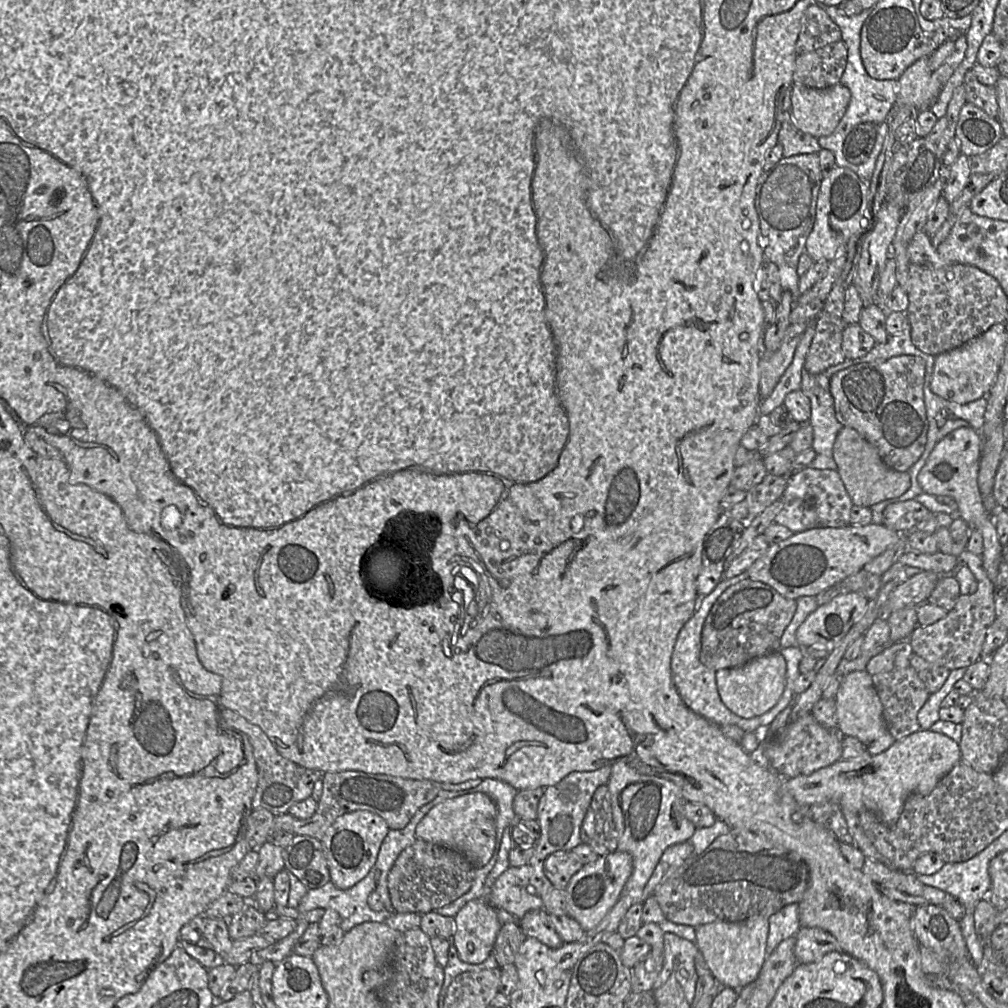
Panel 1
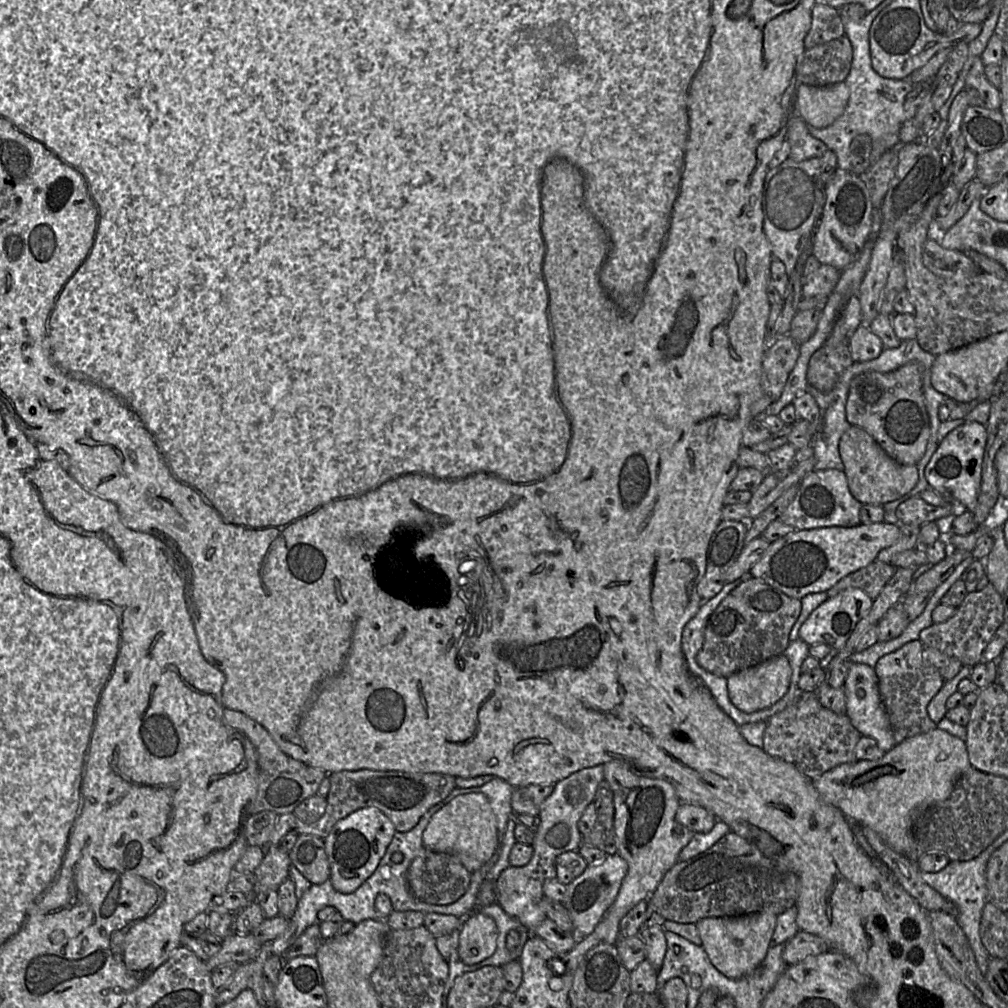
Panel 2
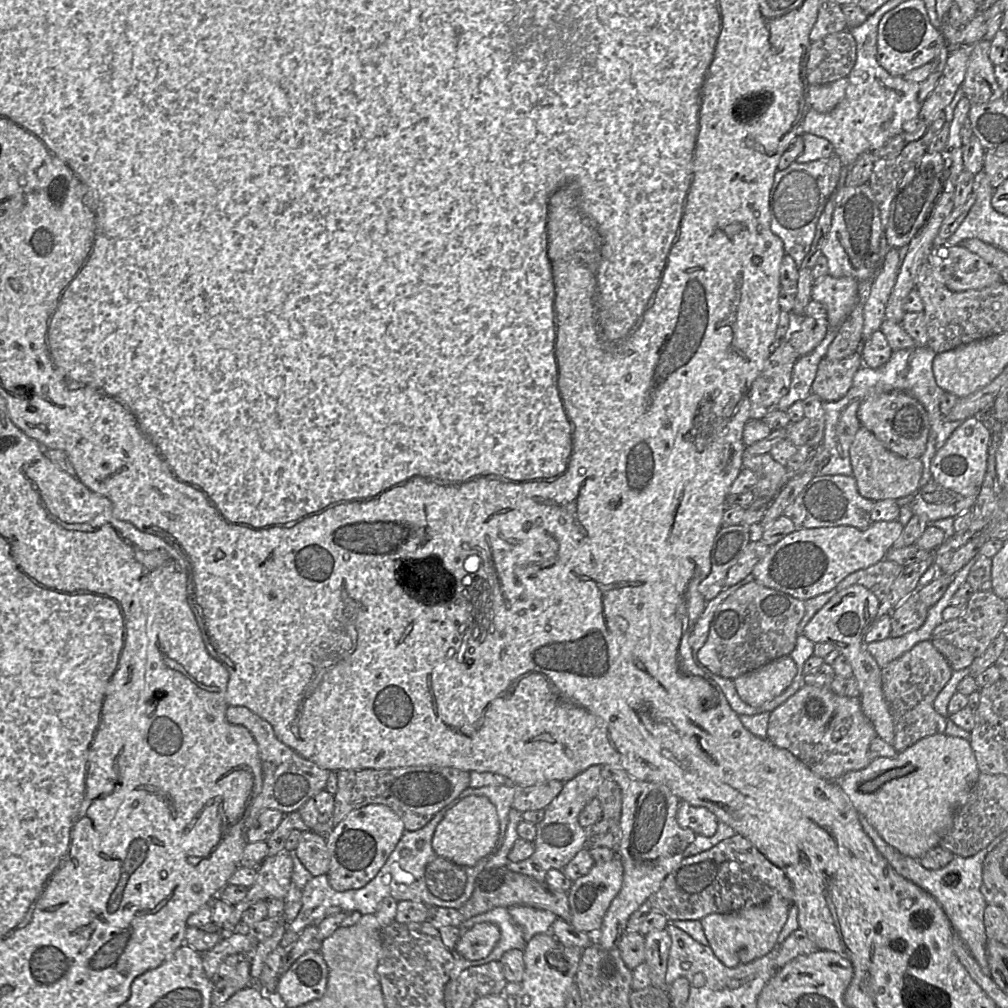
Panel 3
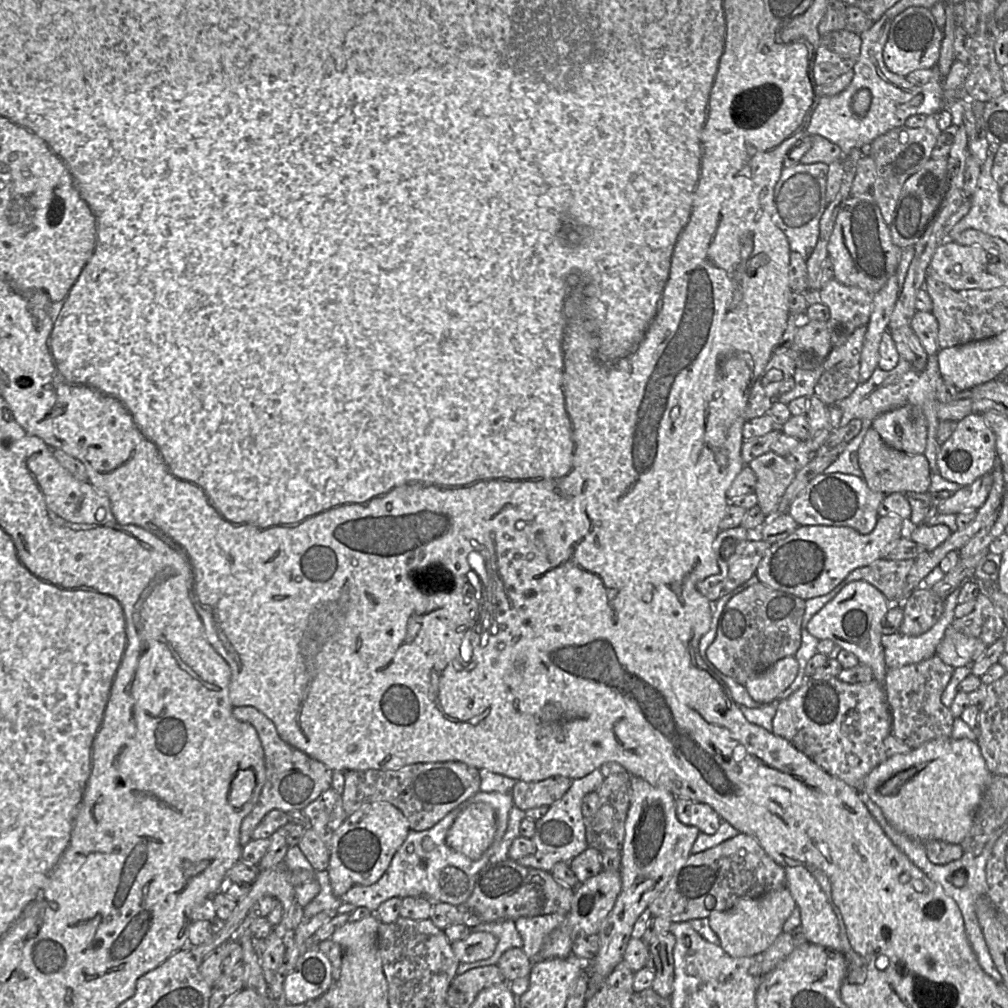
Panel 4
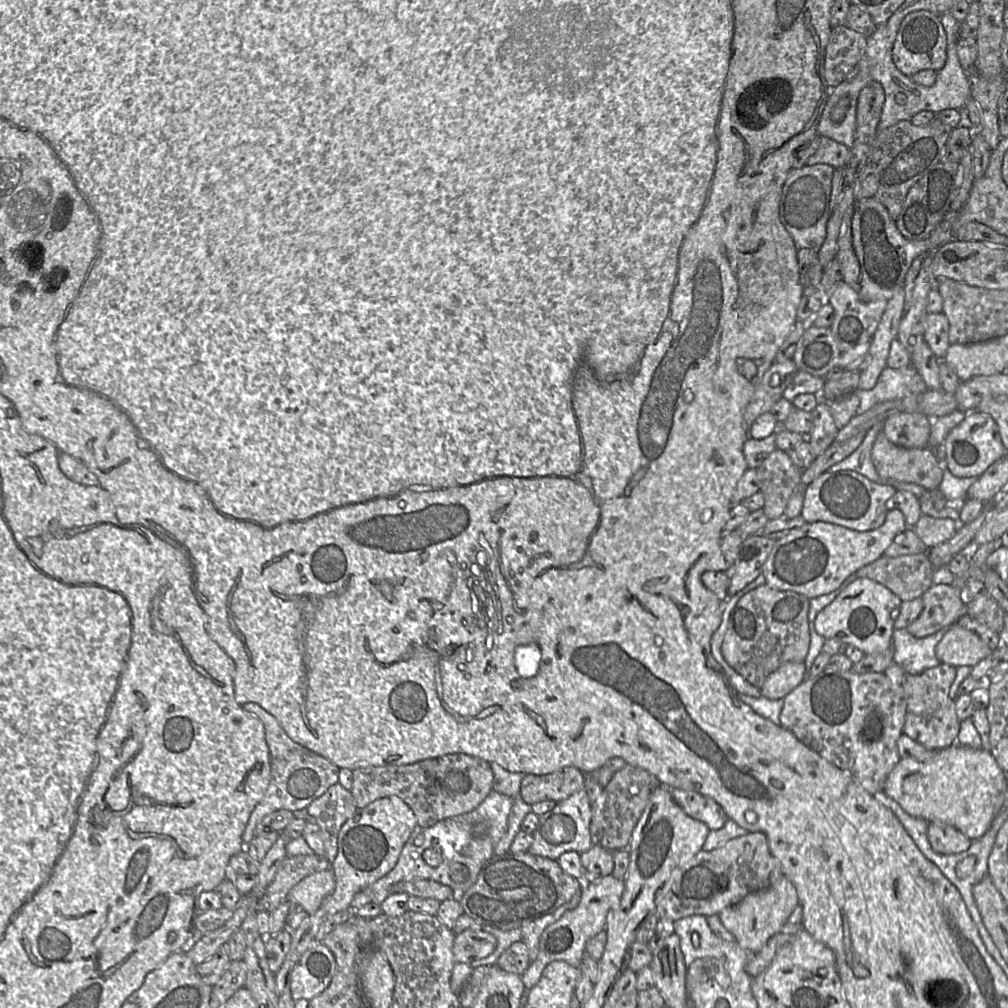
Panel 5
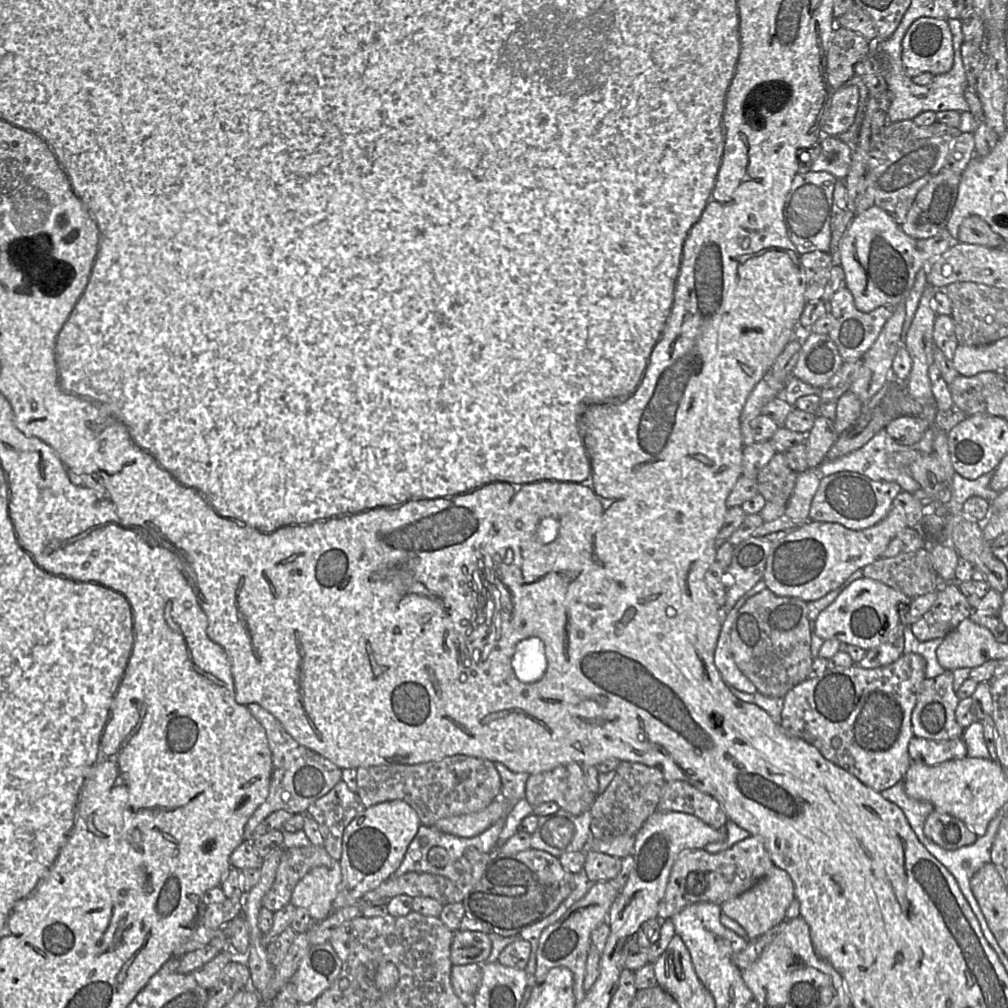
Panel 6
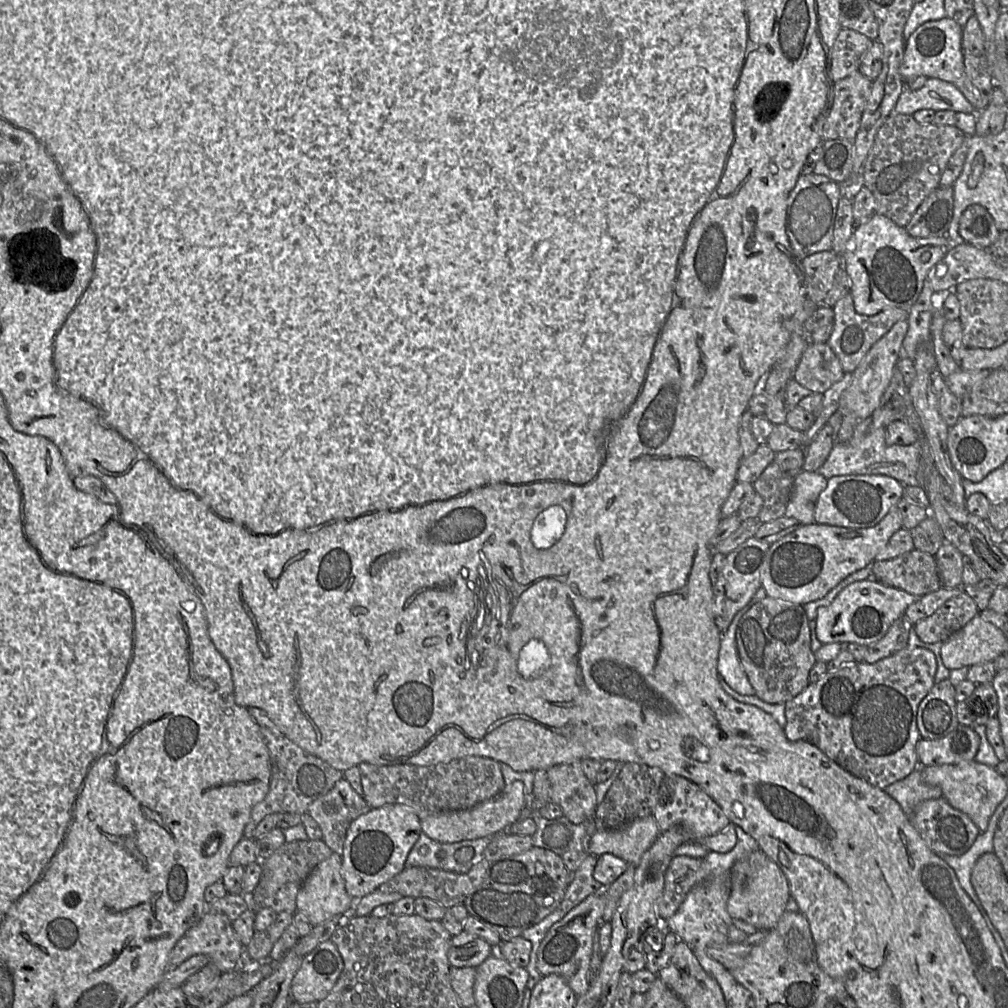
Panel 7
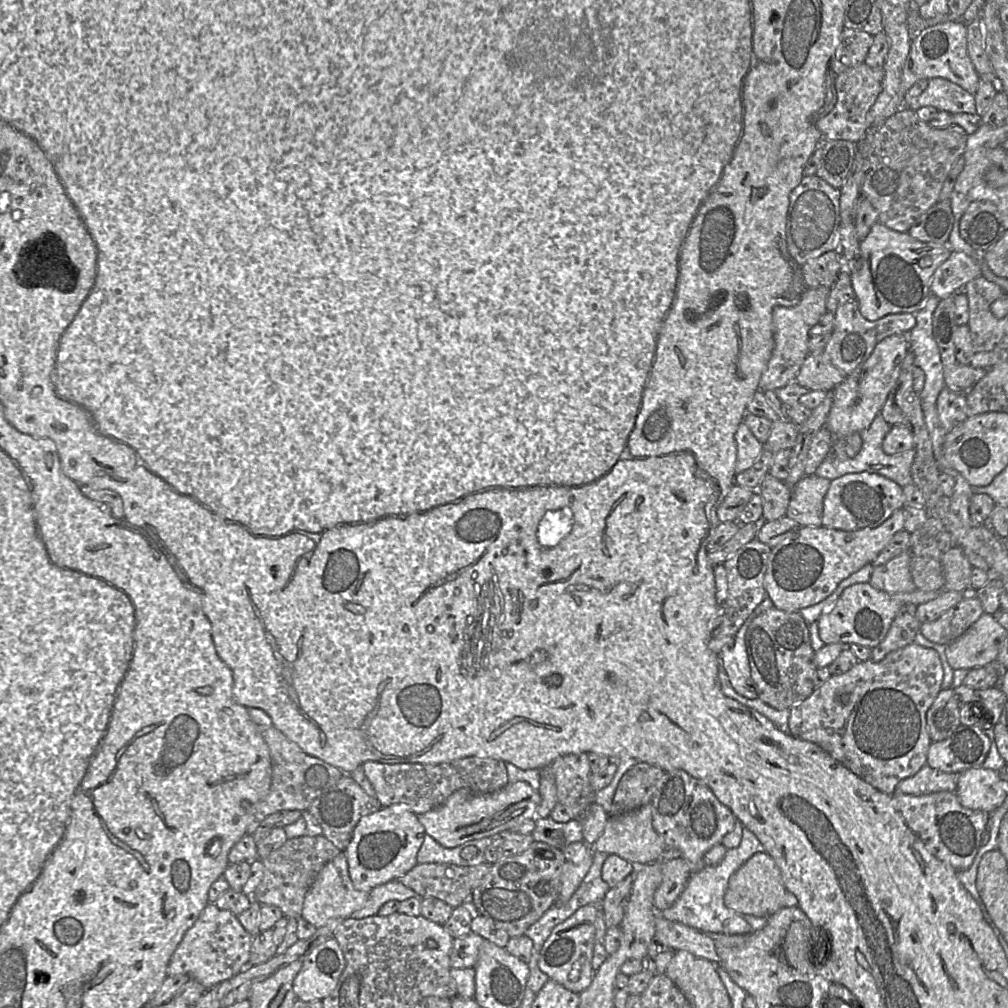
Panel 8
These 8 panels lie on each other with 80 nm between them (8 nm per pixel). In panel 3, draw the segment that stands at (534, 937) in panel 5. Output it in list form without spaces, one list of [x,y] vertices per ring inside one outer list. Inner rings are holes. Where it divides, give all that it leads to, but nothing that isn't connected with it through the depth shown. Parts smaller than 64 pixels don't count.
[[[515,905],[507,909],[513,920],[522,929],[526,942],[537,934],[550,932],[552,923],[557,919],[552,912],[530,906]]]

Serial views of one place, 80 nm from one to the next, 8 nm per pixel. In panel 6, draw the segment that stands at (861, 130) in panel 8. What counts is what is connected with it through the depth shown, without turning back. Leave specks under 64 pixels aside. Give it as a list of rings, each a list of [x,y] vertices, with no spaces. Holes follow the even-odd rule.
[[[842,86],[831,93],[828,107],[820,122],[822,135],[837,136],[854,123],[859,107],[857,86]]]

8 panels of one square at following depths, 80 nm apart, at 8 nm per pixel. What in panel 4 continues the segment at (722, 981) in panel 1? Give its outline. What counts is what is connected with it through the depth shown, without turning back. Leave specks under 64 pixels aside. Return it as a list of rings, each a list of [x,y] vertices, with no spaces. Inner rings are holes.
[[[785,887],[758,898],[742,898],[728,910],[712,912],[708,922],[719,938],[719,945],[729,956],[751,957],[763,953],[776,940],[795,907],[796,902]]]

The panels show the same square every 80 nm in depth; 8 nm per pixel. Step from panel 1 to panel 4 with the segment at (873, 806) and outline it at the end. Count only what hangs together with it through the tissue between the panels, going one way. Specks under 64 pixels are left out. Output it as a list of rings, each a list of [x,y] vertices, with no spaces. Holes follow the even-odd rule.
[[[942,737],[930,740],[907,754],[888,757],[867,775],[861,793],[865,793],[881,809],[897,832],[912,840],[924,844],[931,840],[960,844],[971,829],[974,812],[991,776],[975,741]]]

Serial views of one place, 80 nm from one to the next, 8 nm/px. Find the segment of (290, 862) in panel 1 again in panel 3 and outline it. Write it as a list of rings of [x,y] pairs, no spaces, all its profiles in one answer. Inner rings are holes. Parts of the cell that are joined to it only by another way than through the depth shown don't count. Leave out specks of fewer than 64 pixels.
[[[311,830],[303,832],[294,851],[313,877],[328,874],[329,852],[325,836]]]

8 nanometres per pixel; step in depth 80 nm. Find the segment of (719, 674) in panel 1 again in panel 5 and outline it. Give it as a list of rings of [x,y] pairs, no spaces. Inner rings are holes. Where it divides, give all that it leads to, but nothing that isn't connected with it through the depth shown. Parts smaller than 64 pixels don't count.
[[[786,662],[767,676],[759,688],[760,695],[771,700],[783,699],[806,679],[803,662]]]

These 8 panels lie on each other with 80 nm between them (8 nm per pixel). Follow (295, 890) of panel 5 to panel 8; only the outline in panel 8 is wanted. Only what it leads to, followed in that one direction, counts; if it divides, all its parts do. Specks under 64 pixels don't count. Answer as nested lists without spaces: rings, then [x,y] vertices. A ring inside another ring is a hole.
[[[344,852],[330,860],[318,874],[307,892],[302,909],[302,917],[316,928],[324,926],[335,918],[348,918],[361,909],[369,896],[369,892],[355,889],[349,876],[348,862]]]

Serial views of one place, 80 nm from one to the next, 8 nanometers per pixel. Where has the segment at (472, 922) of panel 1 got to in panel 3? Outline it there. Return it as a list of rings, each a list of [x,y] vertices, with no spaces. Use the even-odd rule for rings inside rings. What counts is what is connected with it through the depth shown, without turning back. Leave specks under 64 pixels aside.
[[[480,922],[462,933],[455,950],[466,960],[481,960],[491,953],[499,938],[500,930],[496,925]]]

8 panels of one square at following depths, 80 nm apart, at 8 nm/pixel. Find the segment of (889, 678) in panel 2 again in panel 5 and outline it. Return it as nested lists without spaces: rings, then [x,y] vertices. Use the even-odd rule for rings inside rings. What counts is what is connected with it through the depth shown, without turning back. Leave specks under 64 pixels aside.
[[[940,663],[936,667],[926,669],[920,674],[907,674],[903,683],[904,695],[907,702],[903,734],[929,750],[940,750],[957,743],[960,721],[955,711],[956,701],[949,697],[949,690],[956,675],[956,667]]]

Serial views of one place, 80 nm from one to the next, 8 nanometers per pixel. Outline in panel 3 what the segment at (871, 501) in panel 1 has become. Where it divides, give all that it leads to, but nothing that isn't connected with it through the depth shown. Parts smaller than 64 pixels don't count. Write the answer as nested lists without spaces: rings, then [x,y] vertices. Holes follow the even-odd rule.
[[[861,427],[850,446],[853,477],[861,496],[875,502],[900,499],[916,491],[923,474],[921,458],[904,458],[888,450],[867,428]]]

